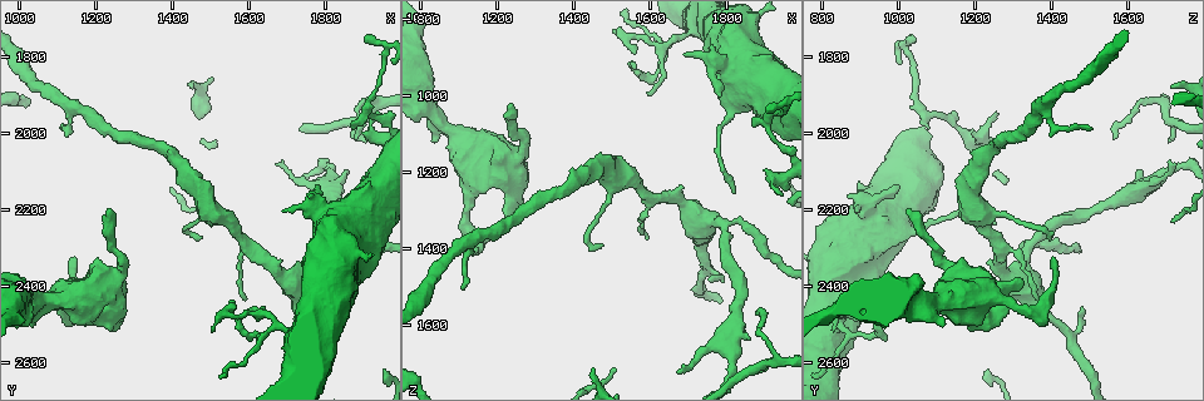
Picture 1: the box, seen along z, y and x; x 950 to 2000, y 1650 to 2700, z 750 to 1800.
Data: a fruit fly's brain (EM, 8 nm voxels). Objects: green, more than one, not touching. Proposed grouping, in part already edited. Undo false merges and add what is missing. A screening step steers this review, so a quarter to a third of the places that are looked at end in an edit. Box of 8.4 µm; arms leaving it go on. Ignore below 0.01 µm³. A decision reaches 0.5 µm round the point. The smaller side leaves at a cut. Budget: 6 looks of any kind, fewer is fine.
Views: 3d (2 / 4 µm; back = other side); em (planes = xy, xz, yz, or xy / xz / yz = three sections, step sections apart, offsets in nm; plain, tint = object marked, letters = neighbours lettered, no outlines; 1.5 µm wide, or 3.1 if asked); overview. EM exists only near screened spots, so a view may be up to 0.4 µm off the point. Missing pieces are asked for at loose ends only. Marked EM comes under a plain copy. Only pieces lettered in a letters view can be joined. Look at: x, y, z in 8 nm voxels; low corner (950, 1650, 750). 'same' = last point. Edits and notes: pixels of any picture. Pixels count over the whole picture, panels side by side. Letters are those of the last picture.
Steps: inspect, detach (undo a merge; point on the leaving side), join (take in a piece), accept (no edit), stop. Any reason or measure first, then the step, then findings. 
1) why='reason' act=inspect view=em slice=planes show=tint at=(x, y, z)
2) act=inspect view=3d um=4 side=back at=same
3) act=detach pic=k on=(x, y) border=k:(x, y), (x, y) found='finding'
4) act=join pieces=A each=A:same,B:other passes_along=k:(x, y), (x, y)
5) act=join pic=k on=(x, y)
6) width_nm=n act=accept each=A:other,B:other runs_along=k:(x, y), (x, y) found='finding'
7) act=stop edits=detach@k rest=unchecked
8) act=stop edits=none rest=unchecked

act=inspect view=3d um=4 at=(1720, 2520, 825)

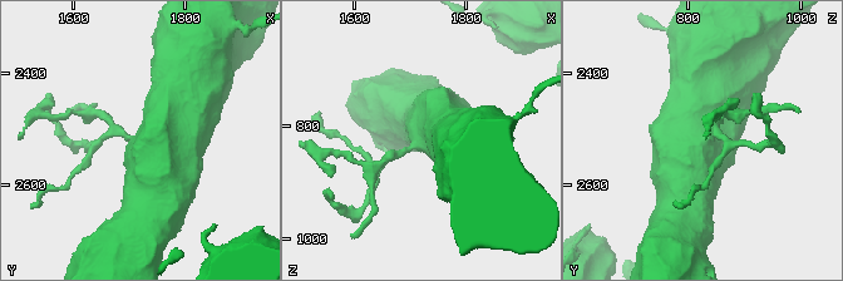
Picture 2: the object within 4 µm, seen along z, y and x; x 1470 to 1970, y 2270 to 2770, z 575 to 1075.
act=inspect view=em slice=planes show=letters at=(1720, 2520, 835)

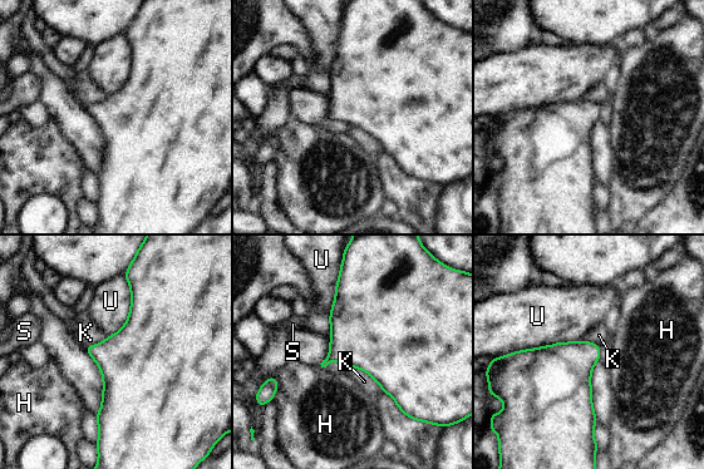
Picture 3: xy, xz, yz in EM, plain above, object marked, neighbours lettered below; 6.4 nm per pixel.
act=accept each=H:other,K:other,S:other,U:other border=3:(350, 366), (365, 371), (385, 393) found='one cell here'

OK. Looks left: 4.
act=inspect view=3d um=4 at=(1480, 2275, 1390)

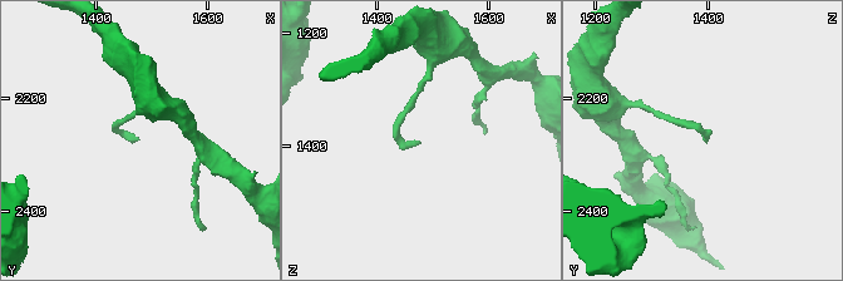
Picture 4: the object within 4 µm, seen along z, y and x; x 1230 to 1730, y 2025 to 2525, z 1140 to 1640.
why='now the EM' act=inspect view=em slice=planes show=letters at=(1470, 2275, 1395)

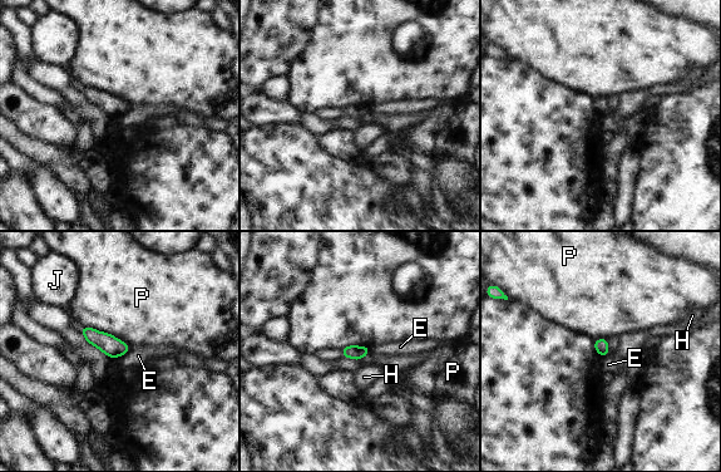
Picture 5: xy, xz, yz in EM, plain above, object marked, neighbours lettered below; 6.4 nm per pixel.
width_nm=90 act=accept each=E:other,H:other,J:other,P:other border=5:(131, 349), (121, 357) found='no lettered piece goes on from it'

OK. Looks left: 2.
act=stop edits=none rest=unchecked

